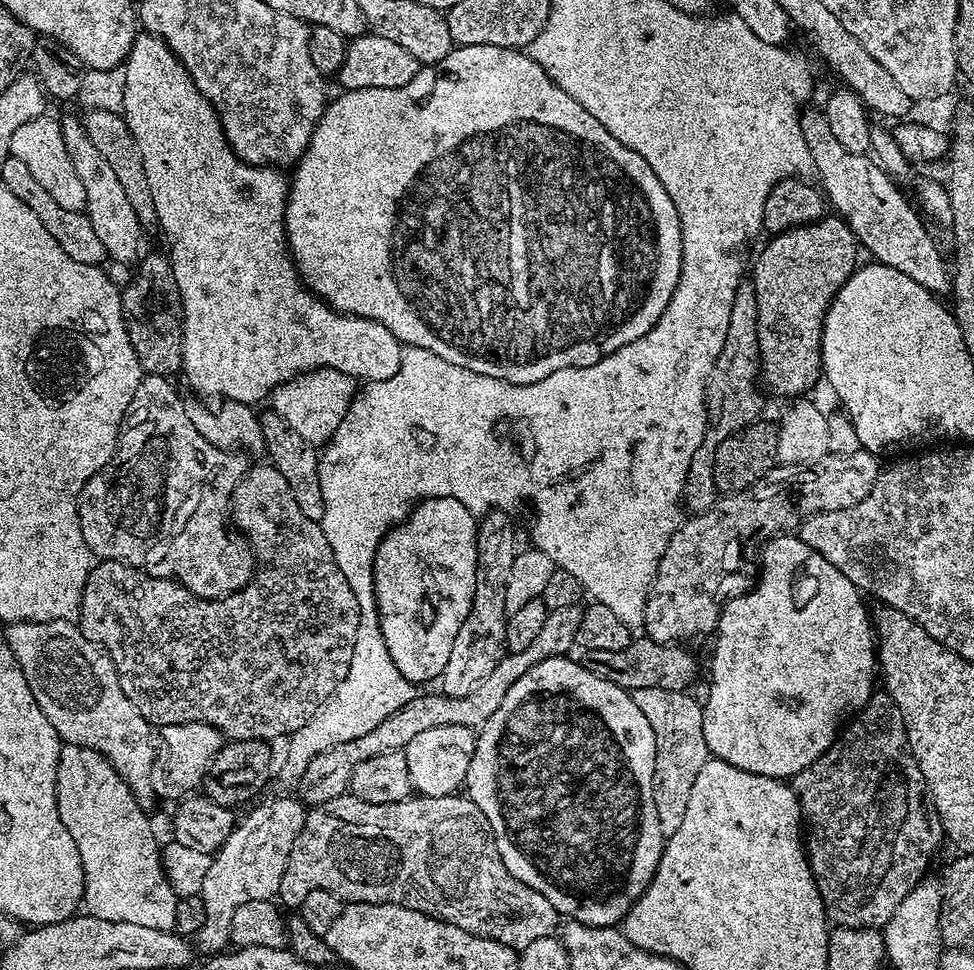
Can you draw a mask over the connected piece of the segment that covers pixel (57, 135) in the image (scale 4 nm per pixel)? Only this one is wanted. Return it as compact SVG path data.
M45 114L26 122L26 126L18 126L18 130L14 130L14 134L10 138L8 151L10 155L19 158L30 169L34 182L38 182L38 186L42 186L42 190L46 190L46 194L50 194L50 198L54 198L54 202L58 202L58 206L62 206L62 210L84 212L86 190L82 186L82 182L78 182L78 174L74 170L74 162L70 162L70 154L66 154L66 142L62 142L60 120L56 118L51 120L50 116Z

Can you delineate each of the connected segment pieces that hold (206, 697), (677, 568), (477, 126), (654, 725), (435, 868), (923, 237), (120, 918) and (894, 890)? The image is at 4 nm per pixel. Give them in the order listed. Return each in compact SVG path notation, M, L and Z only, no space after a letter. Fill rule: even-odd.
M270 462L263 463L254 465L249 476L248 473L241 475L231 501L231 523L237 524L235 527L246 537L262 565L253 575L252 581L241 592L230 593L223 599L204 600L174 579L160 580L157 576L150 576L147 572L141 572L139 568L133 568L132 565L124 564L120 560L100 560L88 575L78 613L80 632L90 642L94 642L107 652L118 670L118 682L122 682L122 694L126 694L126 698L134 702L134 706L138 706L138 714L142 714L142 718L146 718L153 726L198 722L214 726L221 736L229 741L276 742L279 736L287 738L292 733L302 730L302 726L306 726L310 718L314 718L314 714L320 710L320 707L335 694L350 670L350 658L354 658L354 638L360 621L358 598L354 598L354 590L350 590L350 582L346 582L342 570L338 570L338 562L334 562L330 542L326 542L326 534L319 523L306 518L306 514L298 510L298 502L294 502L294 494L290 494L290 486L286 478L282 478L280 471Z
M861 450L845 456L829 454L821 460L803 466L777 466L754 486L741 492L721 495L712 508L688 518L692 520L685 519L670 538L648 591L642 625L643 631L648 631L645 632L647 639L659 644L680 644L688 642L684 640L696 640L699 636L711 637L717 631L724 605L753 587L754 577L758 572L758 549L774 536L799 529L800 521L807 520L809 516L830 510L846 510L862 502L862 498L870 494L876 479L880 477L880 460L881 457L877 453Z
M461 44L453 47L452 51L446 54L446 58L442 58L437 64L421 67L420 72L414 74L414 78L410 78L410 82L406 82L406 86L363 88L362 90L349 88L339 94L341 96L333 104L331 101L325 107L322 118L312 131L307 150L295 165L296 173L291 173L288 205L284 215L286 244L290 249L296 271L302 277L303 283L328 307L336 309L345 316L361 316L386 326L386 330L390 330L390 334L394 334L400 339L401 345L430 350L430 354L438 354L438 358L446 358L446 362L454 362L454 366L474 370L474 374L486 374L490 378L504 380L507 384L529 384L554 374L554 370L590 366L603 356L614 354L622 345L638 342L638 338L645 336L658 322L658 318L662 318L662 314L678 286L682 266L680 219L678 210L674 210L674 202L670 202L670 194L666 194L666 186L662 186L662 182L658 182L658 174L654 174L654 170L650 170L650 166L646 162L646 158L642 158L642 154L634 154L634 150L622 146L622 142L618 142L618 138L614 138L614 134L610 134L610 130L606 130L606 126L602 126L602 122L598 122L598 118L594 118L594 114L590 114L581 104L574 102L574 98L570 98L570 94L566 94L557 86L548 77L546 70L542 70L542 66L538 66L538 62L534 62L528 57L527 51L502 46Z
M633 688L631 693L634 706L646 714L646 722L650 722L650 730L654 730L654 810L658 810L658 822L662 826L662 834L667 838L678 830L678 826L682 826L682 814L686 814L686 802L690 802L694 778L698 778L702 766L706 766L710 759L706 734L702 730L704 709L701 701L688 696L692 694L687 691Z
M345 794L330 798L330 802L311 805L282 874L279 903L285 909L292 908L288 910L299 909L302 898L315 888L330 890L330 894L338 894L341 900L353 904L406 906L517 950L530 946L530 942L538 942L538 938L553 935L558 928L558 913L554 906L550 906L538 890L526 886L526 882L518 882L518 878L506 870L506 862L502 862L498 854L496 836L486 814L482 814L482 810L464 794L412 794L407 800L389 804L362 802L356 796Z
M816 110L803 117L804 137L810 146L812 154L812 162L815 171L820 171L822 190L826 195L827 201L832 204L841 220L844 220L850 226L850 230L856 235L857 241L865 253L869 252L871 259L878 264L885 264L894 270L902 270L902 274L906 274L906 278L914 278L914 282L918 282L918 286L922 286L928 292L933 294L947 293L952 286L952 276L950 268L944 265L944 256L940 253L940 248L936 245L934 237L928 233L929 225L922 219L921 213L908 205L906 197L900 193L900 188L895 179L889 176L875 159L869 158L867 155L855 156L850 154L850 150L846 150L846 146L842 146L842 142L838 142L838 138L834 138L834 134L830 134L830 122L826 122L823 111Z
M73 744L61 747L56 767L56 801L62 826L70 830L70 838L74 838L74 846L78 846L78 858L82 858L83 911L106 922L135 922L137 926L150 926L150 930L173 931L177 927L178 897L164 873L162 848L159 843L156 845L156 832L148 821L149 813L141 808L108 759L89 748Z
M873 694L866 707L855 713L851 723L840 730L835 742L810 766L806 766L804 770L794 776L790 783L799 799L801 817L806 831L805 855L808 858L808 865L811 866L812 877L818 878L818 884L822 890L821 896L824 896L822 900L824 912L829 921L833 925L843 928L875 928L877 930L883 928L888 924L894 910L898 910L898 906L902 906L902 900L906 898L906 894L910 894L910 890L914 890L917 882L925 879L927 872L924 871L931 866L932 859L935 858L936 851L940 848L940 843L945 843L946 840L944 827L940 824L940 815L936 813L936 809L930 803L928 788L924 785L920 767L916 765L916 759L912 756L909 736L906 734L906 726L900 708L892 701L891 696Z

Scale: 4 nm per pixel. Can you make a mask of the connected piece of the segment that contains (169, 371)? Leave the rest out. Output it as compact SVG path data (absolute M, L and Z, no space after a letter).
M163 251L160 252L152 252L139 261L141 264L136 277L128 285L123 285L120 305L126 334L130 338L130 346L134 346L134 354L138 354L141 369L150 376L172 378L182 368L180 340L184 336L184 308L180 304L178 282L174 282L171 259Z

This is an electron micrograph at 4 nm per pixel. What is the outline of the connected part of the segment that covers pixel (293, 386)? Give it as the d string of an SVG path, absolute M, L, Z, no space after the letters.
M339 367L315 368L311 372L301 372L292 380L286 380L275 388L270 394L270 408L293 430L302 434L306 442L314 446L323 446L332 439L342 418L346 418L346 410L352 405L357 391L357 381L342 374Z

